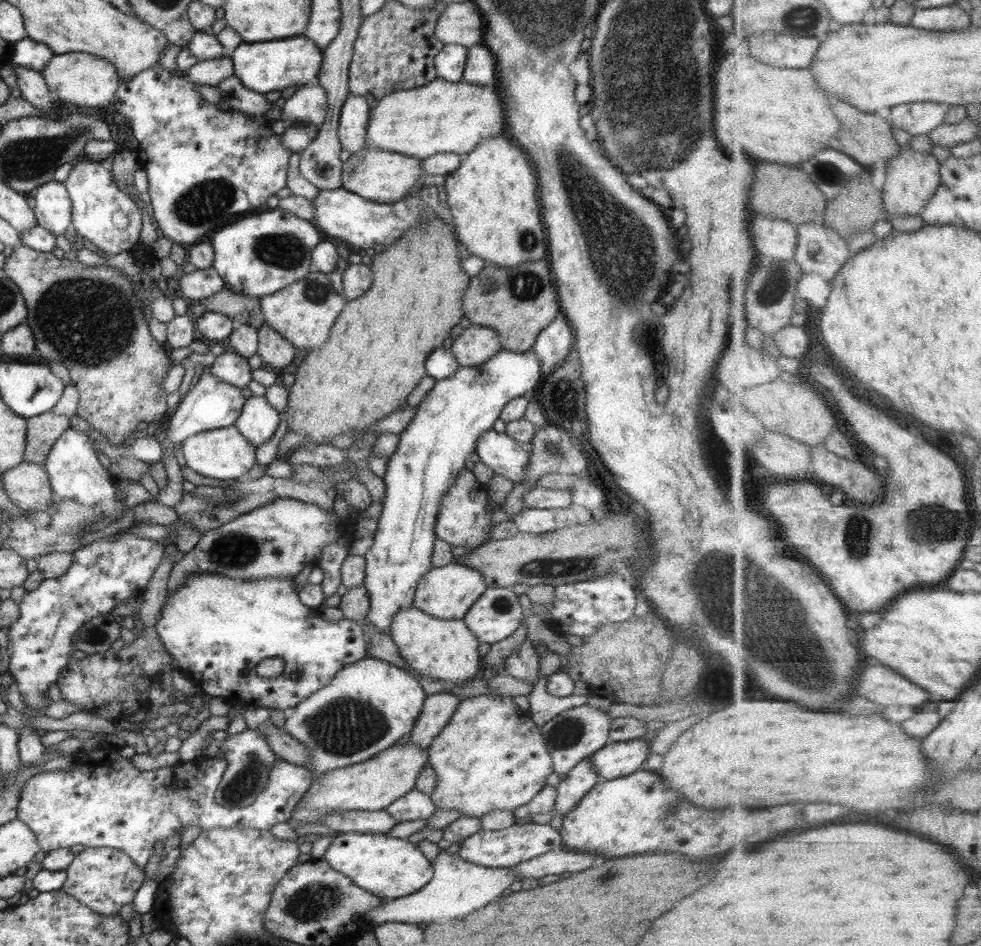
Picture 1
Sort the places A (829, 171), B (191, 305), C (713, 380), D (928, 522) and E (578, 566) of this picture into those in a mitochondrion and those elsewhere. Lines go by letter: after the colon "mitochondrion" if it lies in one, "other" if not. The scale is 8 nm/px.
A: mitochondrion
B: other
C: other
D: mitochondrion
E: mitochondrion

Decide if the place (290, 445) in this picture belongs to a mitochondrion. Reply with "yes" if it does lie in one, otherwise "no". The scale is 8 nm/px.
no

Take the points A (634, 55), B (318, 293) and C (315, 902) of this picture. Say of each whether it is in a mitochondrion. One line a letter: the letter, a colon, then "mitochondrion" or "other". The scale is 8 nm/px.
A: mitochondrion
B: mitochondrion
C: mitochondrion

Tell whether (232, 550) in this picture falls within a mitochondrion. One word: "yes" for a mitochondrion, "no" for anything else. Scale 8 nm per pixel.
yes

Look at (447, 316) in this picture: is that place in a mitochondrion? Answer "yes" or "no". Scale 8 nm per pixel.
no

